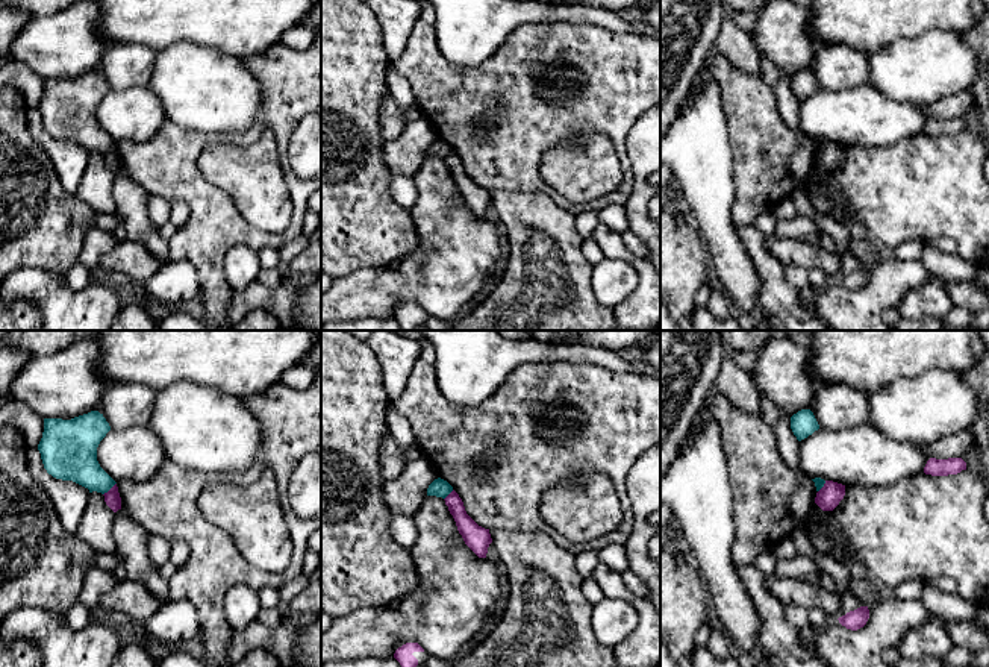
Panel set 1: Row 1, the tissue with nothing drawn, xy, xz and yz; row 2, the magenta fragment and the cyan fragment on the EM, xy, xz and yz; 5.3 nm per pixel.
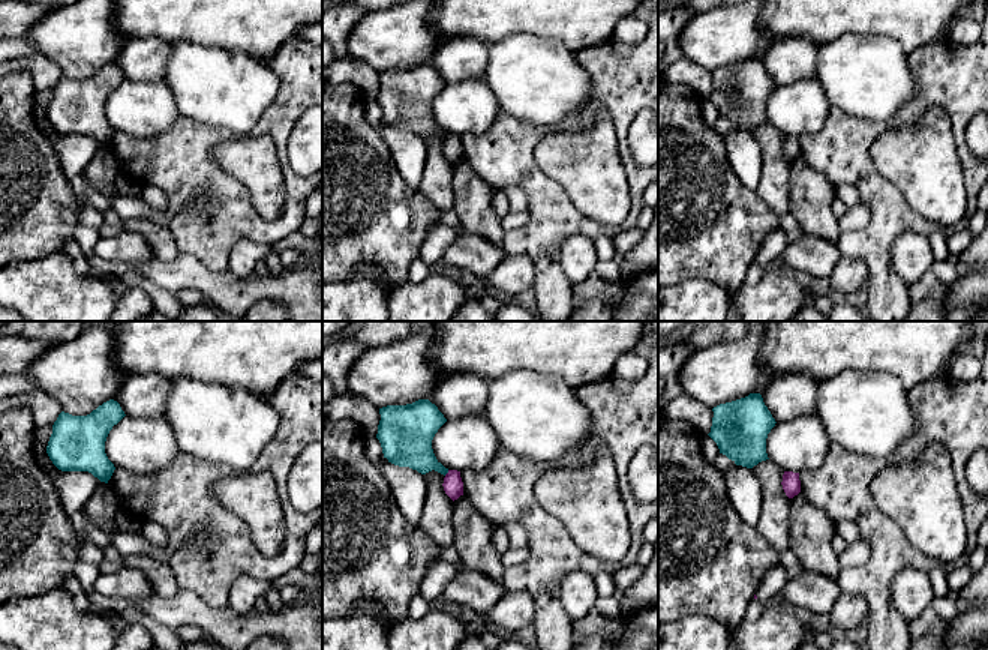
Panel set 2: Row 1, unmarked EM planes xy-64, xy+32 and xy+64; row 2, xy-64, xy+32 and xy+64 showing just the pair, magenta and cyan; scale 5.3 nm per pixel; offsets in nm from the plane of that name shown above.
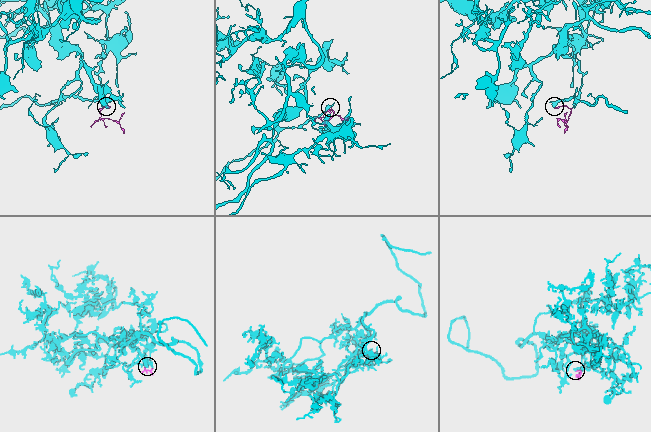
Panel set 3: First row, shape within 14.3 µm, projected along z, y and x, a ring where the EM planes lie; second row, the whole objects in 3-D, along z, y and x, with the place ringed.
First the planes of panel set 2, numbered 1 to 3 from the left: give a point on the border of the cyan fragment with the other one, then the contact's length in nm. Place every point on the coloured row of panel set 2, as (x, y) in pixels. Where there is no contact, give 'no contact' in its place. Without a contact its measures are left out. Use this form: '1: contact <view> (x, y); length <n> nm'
1: no contact
2: contact xy+32 (447, 473); length 40 nm
3: no contact

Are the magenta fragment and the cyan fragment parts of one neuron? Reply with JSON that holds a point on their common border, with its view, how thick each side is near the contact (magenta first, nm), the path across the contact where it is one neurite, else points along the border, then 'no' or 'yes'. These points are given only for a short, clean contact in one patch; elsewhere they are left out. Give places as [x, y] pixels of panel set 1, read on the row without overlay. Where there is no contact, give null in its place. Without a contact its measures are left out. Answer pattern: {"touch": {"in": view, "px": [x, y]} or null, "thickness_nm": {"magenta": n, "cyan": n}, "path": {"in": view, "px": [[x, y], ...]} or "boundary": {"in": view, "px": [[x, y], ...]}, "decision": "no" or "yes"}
{"touch": {"in": "xy", "px": [111, 149]}, "thickness_nm": {"magenta": 90, "cyan": 240}, "decision": "no"}

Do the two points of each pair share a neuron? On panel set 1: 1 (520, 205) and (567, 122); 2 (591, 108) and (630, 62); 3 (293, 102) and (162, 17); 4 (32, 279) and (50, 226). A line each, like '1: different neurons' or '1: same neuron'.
1: different neurons
2: same neuron
3: different neurons
4: different neurons

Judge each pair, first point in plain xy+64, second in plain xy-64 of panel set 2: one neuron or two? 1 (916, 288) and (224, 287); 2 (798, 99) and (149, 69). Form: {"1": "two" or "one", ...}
{"1": "one", "2": "two"}

